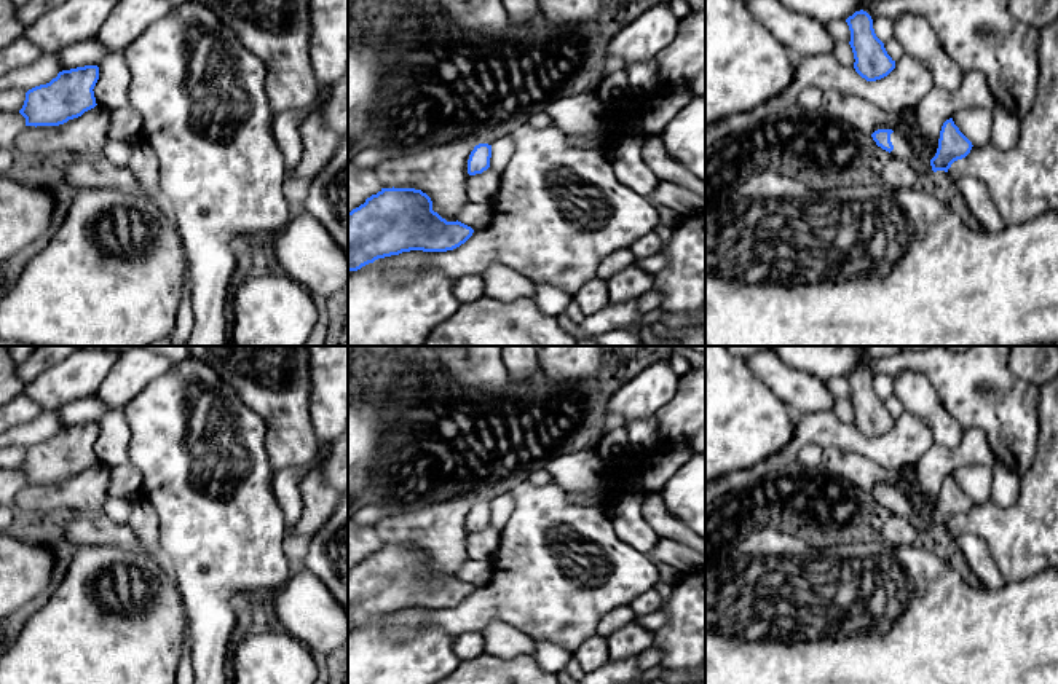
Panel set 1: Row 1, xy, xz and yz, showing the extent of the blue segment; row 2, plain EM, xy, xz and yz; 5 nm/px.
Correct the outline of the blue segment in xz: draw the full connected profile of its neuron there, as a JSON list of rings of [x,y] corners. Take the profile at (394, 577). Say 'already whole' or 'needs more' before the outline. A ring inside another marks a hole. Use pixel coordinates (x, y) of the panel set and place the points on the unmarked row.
already whole; [[[381,545],[364,561],[348,569],[348,630],[378,615],[410,607],[447,609],[464,601],[474,587],[461,579],[447,579],[432,568],[431,555],[415,545]]]

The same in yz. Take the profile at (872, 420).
already whole; [[[860,367],[846,376],[851,387],[854,426],[867,438],[887,434],[895,426],[895,418],[887,411],[884,400],[876,394],[871,373]]]

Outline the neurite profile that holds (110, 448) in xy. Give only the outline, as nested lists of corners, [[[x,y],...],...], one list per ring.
[[[112,410],[99,421],[99,437],[94,443],[96,461],[109,469],[129,462],[131,429],[121,410]]]

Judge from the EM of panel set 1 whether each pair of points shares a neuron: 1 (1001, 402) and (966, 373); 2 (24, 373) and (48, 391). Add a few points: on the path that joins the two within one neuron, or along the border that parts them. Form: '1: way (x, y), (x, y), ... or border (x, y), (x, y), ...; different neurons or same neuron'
1: way (993, 399), (974, 381); same neuron
2: border (59, 362), (47, 367), (27, 383); different neurons

